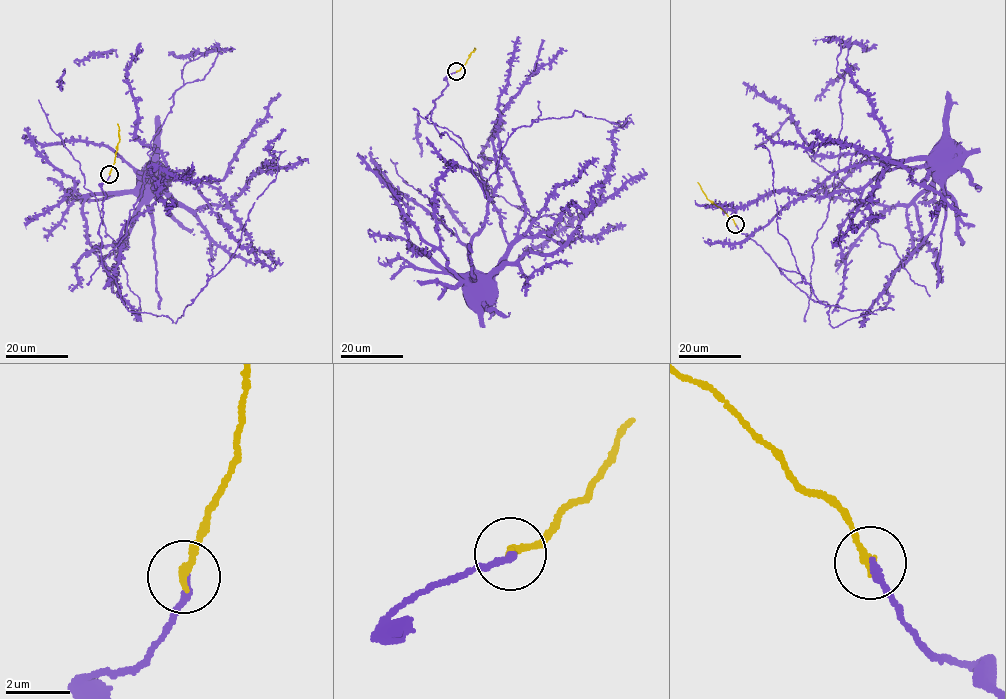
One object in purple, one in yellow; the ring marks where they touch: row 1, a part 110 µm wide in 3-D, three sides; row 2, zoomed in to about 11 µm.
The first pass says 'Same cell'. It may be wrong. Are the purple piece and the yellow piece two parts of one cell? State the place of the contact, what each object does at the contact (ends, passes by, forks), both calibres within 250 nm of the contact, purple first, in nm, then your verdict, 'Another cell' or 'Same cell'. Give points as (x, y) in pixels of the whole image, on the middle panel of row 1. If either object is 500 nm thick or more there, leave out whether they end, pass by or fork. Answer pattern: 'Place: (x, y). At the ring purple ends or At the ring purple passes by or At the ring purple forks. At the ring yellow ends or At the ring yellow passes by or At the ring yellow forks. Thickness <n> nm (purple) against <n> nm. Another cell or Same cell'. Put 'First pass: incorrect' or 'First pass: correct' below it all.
Place: (456, 71). At the ring purple ends. At the ring yellow ends. Thickness 240 nm (purple) against 240 nm. Same cell
First pass: correct

